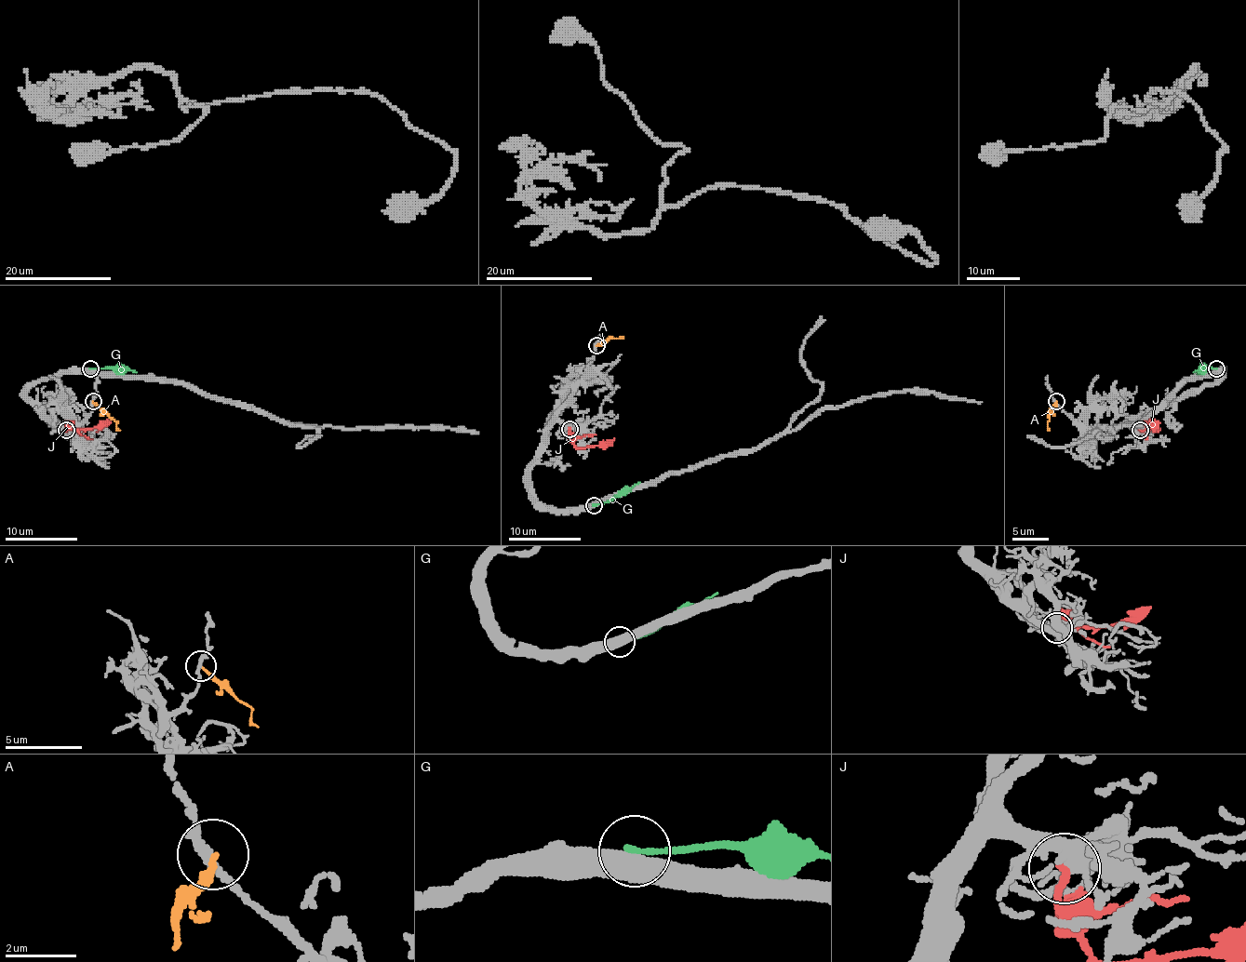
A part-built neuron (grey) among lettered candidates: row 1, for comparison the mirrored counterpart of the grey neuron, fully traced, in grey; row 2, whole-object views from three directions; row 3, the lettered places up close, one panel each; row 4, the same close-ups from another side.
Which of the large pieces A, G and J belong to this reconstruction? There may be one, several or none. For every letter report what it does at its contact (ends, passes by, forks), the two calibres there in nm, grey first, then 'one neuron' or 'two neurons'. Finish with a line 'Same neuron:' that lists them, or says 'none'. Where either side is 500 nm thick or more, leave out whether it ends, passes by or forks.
A: it ends; calibres 240 and 170 nm; two neurons
G: calibres 550 and 190 nm; two neurons
J: it ends; calibres 400 and 200 nm; two neurons
Same neuron: none

